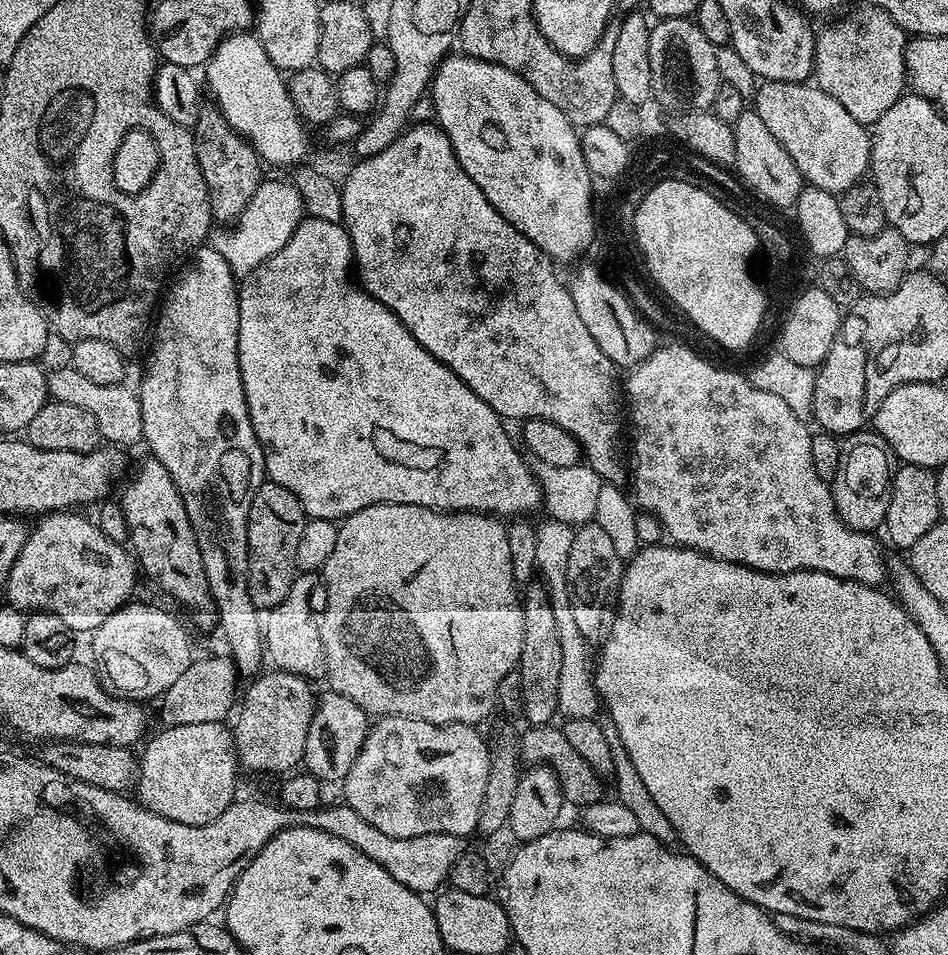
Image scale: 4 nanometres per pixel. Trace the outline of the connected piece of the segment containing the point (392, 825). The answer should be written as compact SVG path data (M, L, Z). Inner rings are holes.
M401 716L377 719L368 729L368 737L362 750L354 758L354 766L350 766L350 770L343 778L343 803L350 805L360 817L370 822L374 830L382 830L382 834L390 834L390 838L414 838L418 834L454 834L461 838L468 838L471 832L475 833L478 829L478 818L482 814L482 798L486 795L486 778L490 774L488 740L480 737L476 732L479 731L471 724L431 724Z

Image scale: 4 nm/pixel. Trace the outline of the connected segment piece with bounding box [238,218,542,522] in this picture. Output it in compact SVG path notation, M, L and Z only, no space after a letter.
M305 218L294 230L290 242L278 250L262 266L258 266L239 285L238 362L246 406L250 410L256 437L264 448L264 471L267 479L278 486L286 486L302 502L305 517L313 520L343 521L345 516L366 506L379 504L413 504L433 508L436 512L482 512L497 518L524 518L542 504L540 483L533 469L524 465L521 449L512 445L505 421L462 378L458 378L430 350L426 350L406 330L406 326L382 302L378 302L354 279L354 257L348 230L343 223Z

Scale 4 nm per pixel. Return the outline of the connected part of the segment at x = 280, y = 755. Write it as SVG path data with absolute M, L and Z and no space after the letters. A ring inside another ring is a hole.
M268 670L251 681L242 700L248 705L234 723L236 759L248 772L291 773L301 767L306 750L306 734L316 713L318 695L303 676ZM268 672L268 673L267 673ZM297 767L297 768L296 768ZM292 768L292 769L291 769Z

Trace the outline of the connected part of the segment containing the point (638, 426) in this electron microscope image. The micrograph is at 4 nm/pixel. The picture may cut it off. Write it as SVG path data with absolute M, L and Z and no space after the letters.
M672 344L669 348L657 347L652 355L647 356L641 364L627 373L628 388L626 384L626 408L632 411L630 416L630 432L632 428L632 440L630 436L630 487L631 495L637 509L649 512L656 516L658 523L664 527L667 539L673 545L682 548L692 548L696 552L704 552L726 562L741 564L747 568L753 568L759 572L825 572L834 574L843 580L853 580L859 584L873 586L883 585L884 560L880 557L880 544L877 538L870 532L859 532L846 522L838 514L832 498L832 490L829 481L818 478L818 472L814 470L814 460L810 458L810 442L813 433L808 432L805 421L782 398L774 394L766 394L766 390L758 390L758 386L751 384L747 375L739 376L736 372L727 372L724 368L715 368L708 360L703 360L696 352L683 348L680 344Z

